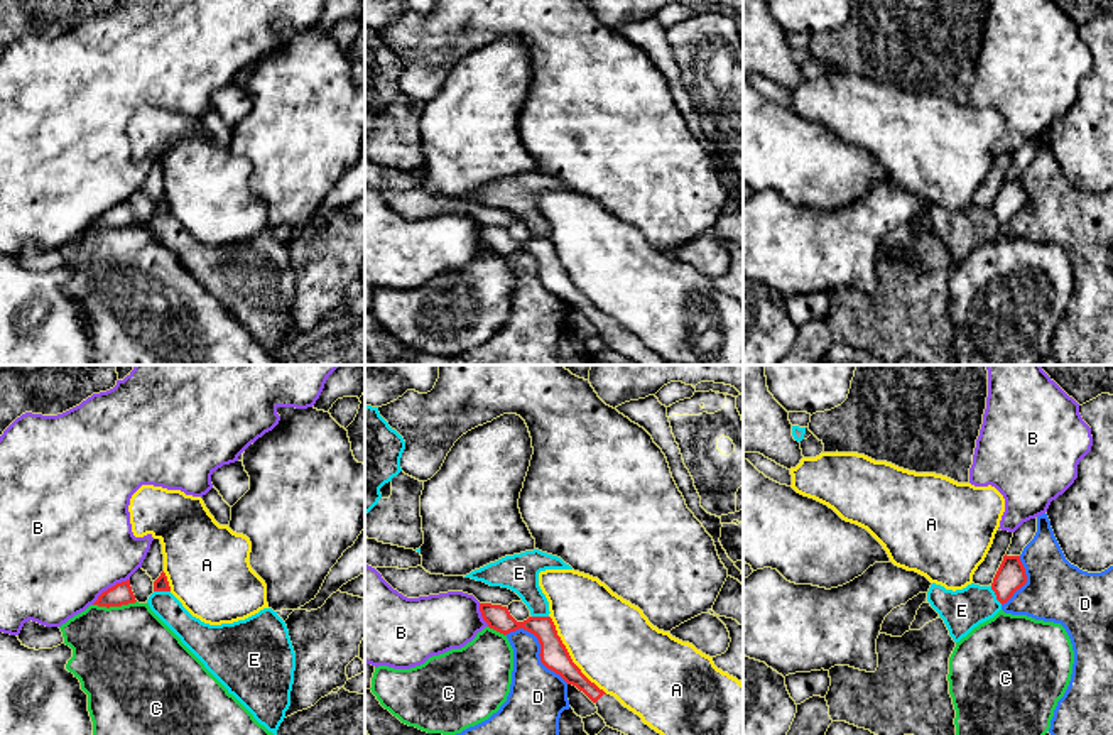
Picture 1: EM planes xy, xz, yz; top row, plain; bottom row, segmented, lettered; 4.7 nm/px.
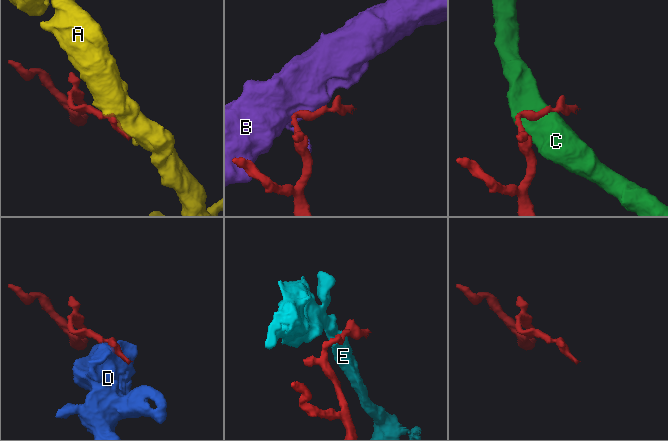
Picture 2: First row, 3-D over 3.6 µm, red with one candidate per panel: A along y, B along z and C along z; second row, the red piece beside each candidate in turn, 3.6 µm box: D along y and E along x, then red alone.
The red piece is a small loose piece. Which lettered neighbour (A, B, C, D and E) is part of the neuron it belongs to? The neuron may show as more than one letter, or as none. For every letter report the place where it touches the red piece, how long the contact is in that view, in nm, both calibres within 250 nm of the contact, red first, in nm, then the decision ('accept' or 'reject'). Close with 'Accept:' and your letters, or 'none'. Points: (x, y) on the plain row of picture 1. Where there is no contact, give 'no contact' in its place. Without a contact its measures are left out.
A: contact xz (570, 277); length 460 nm; calibres 140 and 400 nm; reject
B: contact xy (112, 208); length 220 nm; calibres 100 and 500 nm; reject
C: contact xy (114, 227); length 200 nm; calibres 100 and 480 nm; reject
D: contact xz (541, 269); length 380 nm; calibres 140 and 280 nm; reject
E: contact yz (995, 215); length 110 nm; calibres 140 and 200 nm; reject
Accept: none

